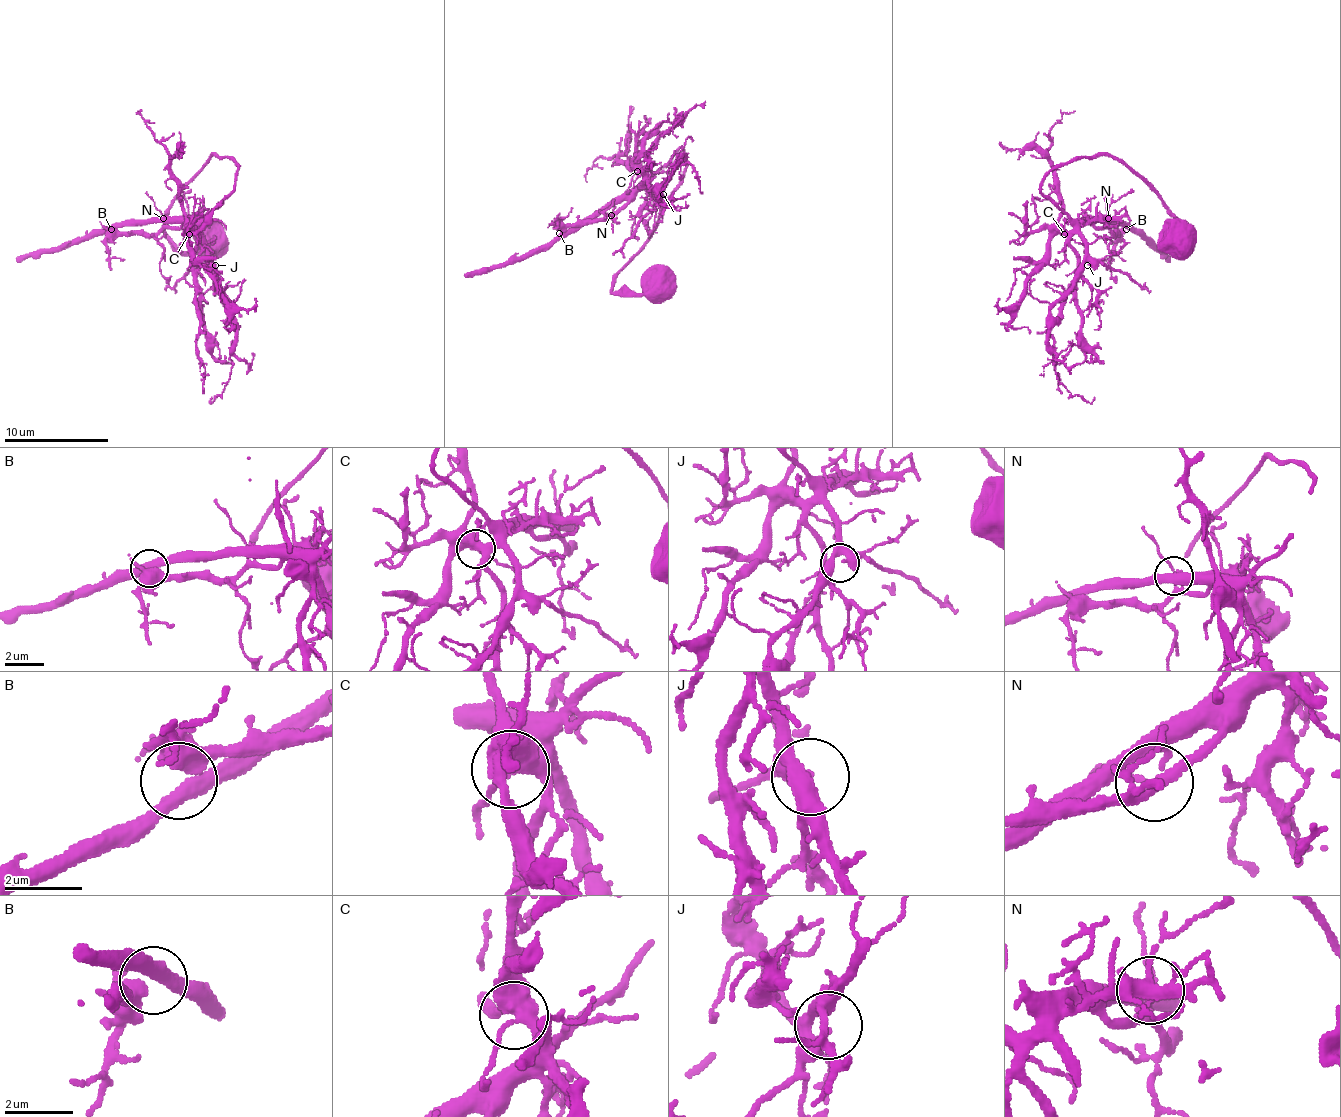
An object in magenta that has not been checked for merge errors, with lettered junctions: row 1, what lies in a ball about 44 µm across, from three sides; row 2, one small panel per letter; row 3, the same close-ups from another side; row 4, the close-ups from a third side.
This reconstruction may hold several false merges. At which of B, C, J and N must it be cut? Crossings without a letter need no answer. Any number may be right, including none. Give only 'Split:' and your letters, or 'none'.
Split: none

